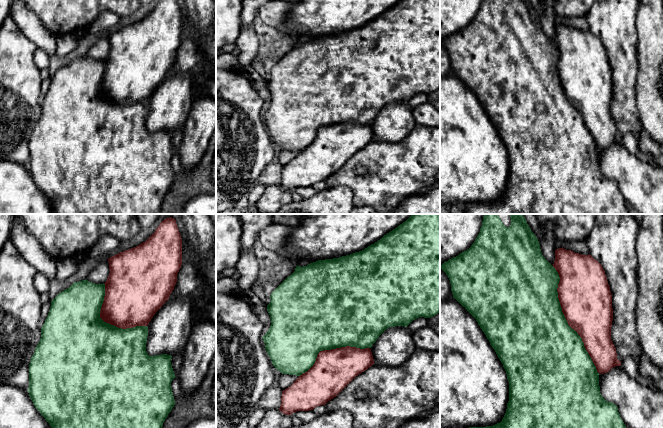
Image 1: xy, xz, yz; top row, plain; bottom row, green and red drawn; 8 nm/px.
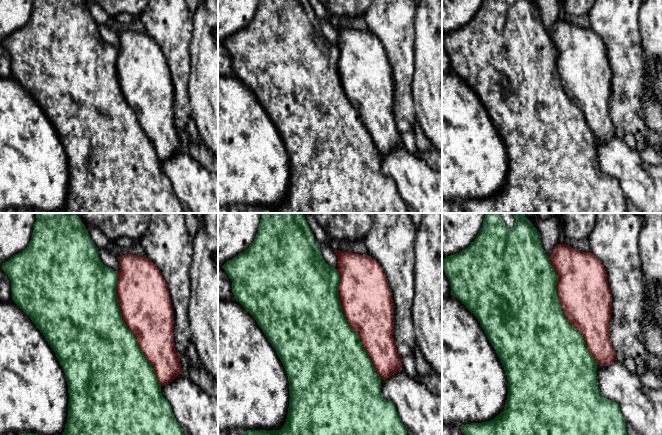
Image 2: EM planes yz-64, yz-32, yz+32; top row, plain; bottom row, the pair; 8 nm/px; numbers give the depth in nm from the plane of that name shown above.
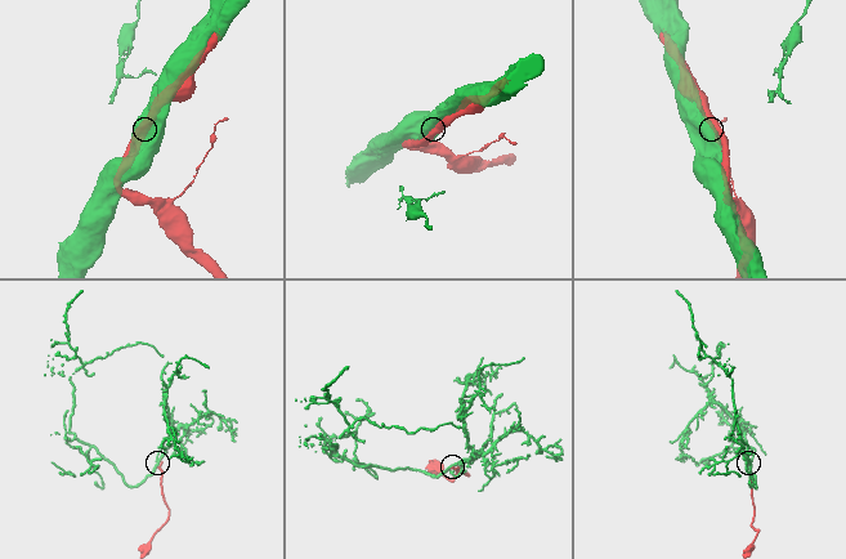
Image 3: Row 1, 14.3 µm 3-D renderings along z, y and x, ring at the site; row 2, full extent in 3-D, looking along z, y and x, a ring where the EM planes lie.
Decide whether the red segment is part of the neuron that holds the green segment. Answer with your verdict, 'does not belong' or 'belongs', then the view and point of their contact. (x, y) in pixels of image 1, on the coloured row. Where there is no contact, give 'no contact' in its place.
belongs | yz (566, 320)

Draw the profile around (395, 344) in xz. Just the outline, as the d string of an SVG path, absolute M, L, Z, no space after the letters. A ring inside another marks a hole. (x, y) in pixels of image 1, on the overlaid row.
M408 327L386 329L370 348L374 364L395 366L402 364L417 349Z

